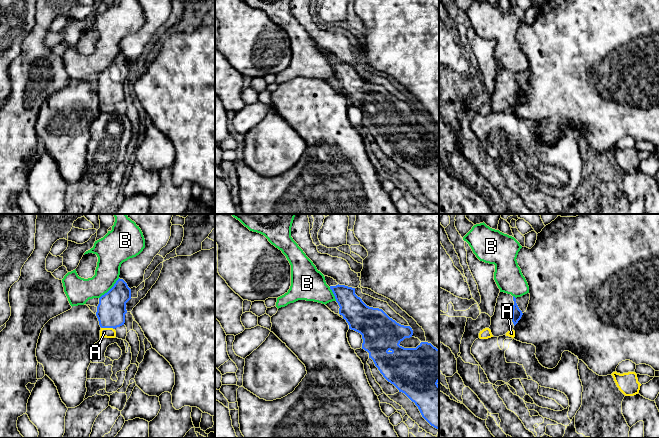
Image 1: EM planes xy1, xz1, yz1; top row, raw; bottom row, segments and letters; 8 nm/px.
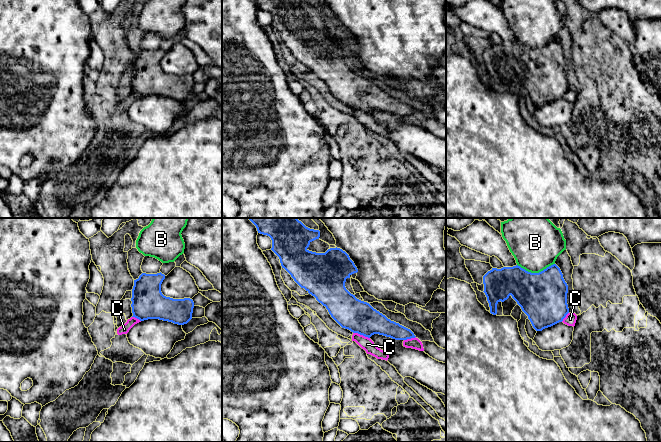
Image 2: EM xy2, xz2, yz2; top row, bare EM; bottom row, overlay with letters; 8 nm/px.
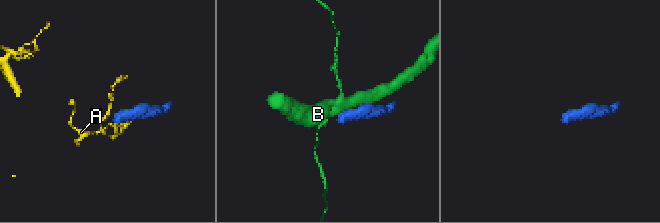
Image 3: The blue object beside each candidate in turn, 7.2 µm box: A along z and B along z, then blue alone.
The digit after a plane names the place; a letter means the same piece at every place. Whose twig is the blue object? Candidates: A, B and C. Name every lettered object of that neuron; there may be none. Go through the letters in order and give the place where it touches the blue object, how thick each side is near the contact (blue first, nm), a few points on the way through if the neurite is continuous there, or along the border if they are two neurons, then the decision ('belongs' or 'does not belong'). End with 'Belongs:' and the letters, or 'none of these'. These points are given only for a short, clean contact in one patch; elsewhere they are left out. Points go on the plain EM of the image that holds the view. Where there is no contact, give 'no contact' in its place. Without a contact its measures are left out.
A: meets blue in xy1 at (108, 103); 240 nm thick on the blue side, 80 nm on the other; border along xy1 (101, 103), (112, 103), (114, 105); does not belong
B: meets blue in yz2 at (535, 49); 380 nm thick on the blue side, 380 nm on the other; does not belong
C: meets blue in xz2 at (361, 110); 260 nm thick on the blue side, 100 nm on the other; does not belong
Belongs: none of these

